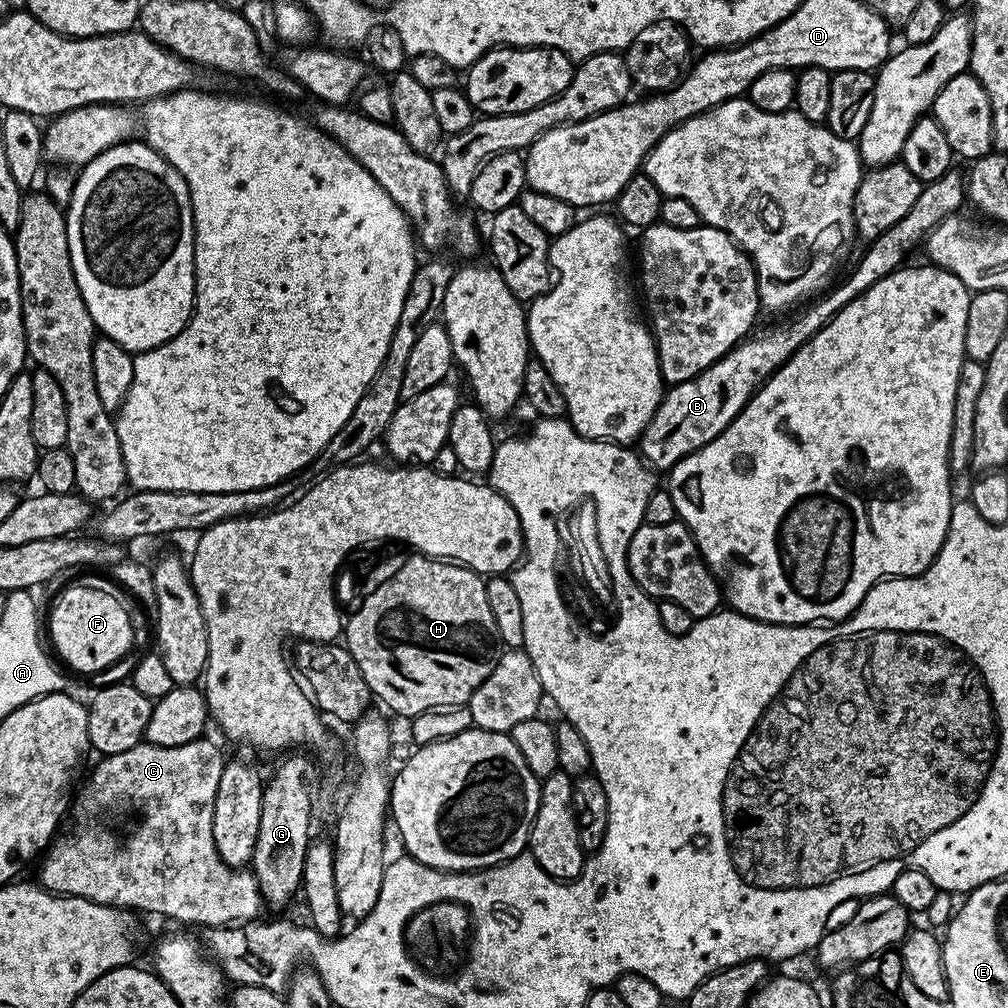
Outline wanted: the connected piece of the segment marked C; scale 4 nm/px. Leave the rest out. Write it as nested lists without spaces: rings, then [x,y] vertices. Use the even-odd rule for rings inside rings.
[[[201,738],[177,748],[141,742],[130,750],[122,750],[122,754],[97,759],[92,781],[80,796],[80,816],[84,821],[73,832],[57,835],[48,845],[39,861],[39,887],[57,896],[77,896],[111,908],[153,912],[180,924],[197,924],[203,930],[255,921],[262,909],[255,873],[231,868],[222,862],[218,846],[214,846],[214,794],[218,794],[226,756],[208,739]],[[119,804],[133,804],[140,811],[140,825],[125,838],[124,844],[110,829],[92,821]]]

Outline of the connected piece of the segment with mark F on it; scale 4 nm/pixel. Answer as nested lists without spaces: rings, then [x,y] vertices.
[[[76,584],[68,588],[56,600],[52,617],[46,620],[46,628],[52,631],[55,655],[65,660],[76,672],[100,672],[120,660],[133,647],[130,618],[110,591],[91,588],[88,584]]]

